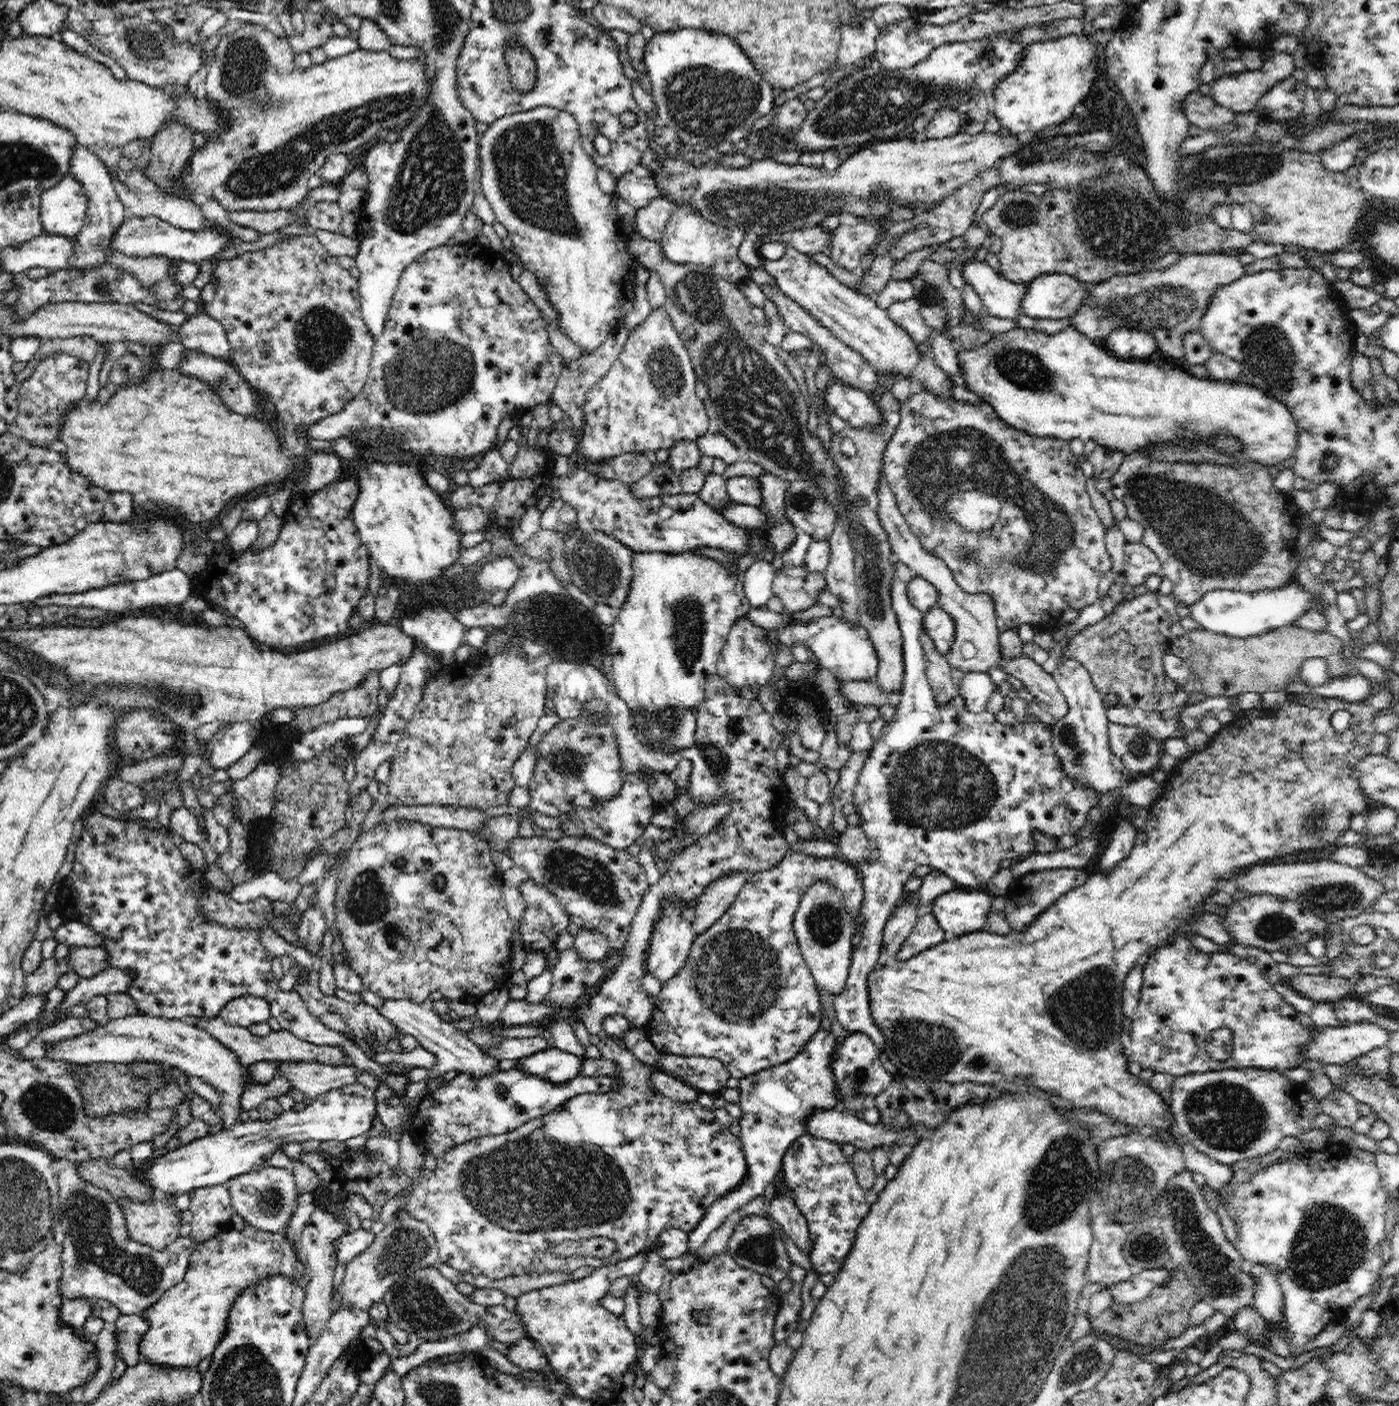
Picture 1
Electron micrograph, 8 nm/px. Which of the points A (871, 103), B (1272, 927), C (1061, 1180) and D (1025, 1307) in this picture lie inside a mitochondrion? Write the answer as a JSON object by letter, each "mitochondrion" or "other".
{"A":"mitochondrion","B":"mitochondrion","C":"mitochondrion","D":"mitochondrion"}

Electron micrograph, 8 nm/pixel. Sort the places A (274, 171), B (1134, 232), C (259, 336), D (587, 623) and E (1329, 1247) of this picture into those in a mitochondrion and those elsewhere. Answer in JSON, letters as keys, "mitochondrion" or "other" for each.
{"A":"mitochondrion","B":"mitochondrion","C":"other","D":"mitochondrion","E":"mitochondrion"}

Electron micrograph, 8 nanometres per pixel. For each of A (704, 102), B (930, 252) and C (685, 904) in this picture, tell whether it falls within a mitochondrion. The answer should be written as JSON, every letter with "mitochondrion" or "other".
{"A":"mitochondrion","B":"other","C":"other"}

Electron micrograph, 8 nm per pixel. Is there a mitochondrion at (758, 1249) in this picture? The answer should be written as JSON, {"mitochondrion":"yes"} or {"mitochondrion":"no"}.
{"mitochondrion":"yes"}

